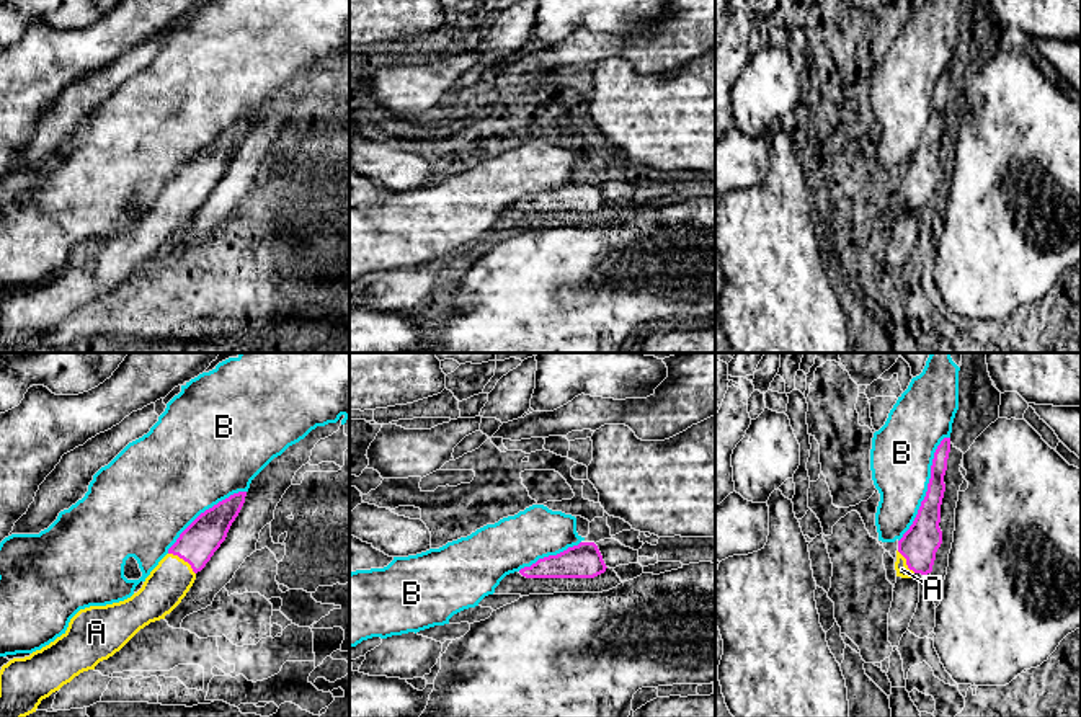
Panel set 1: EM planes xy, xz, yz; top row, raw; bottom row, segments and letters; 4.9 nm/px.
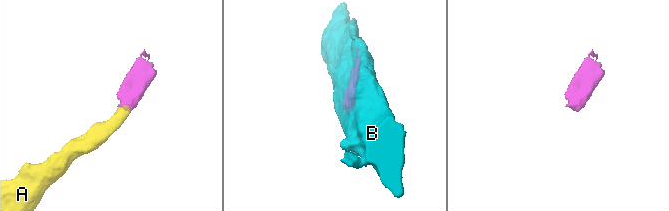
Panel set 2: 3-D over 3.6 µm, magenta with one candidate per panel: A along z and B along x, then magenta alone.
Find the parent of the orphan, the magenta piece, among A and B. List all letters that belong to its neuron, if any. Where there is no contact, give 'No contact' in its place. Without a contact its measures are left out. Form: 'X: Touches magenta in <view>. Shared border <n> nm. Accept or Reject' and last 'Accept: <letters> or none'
A: Touches magenta in xy. Shared border 170 nm. Accept
B: Touches magenta in yz. Shared border 600 nm. Reject
Accept: A

